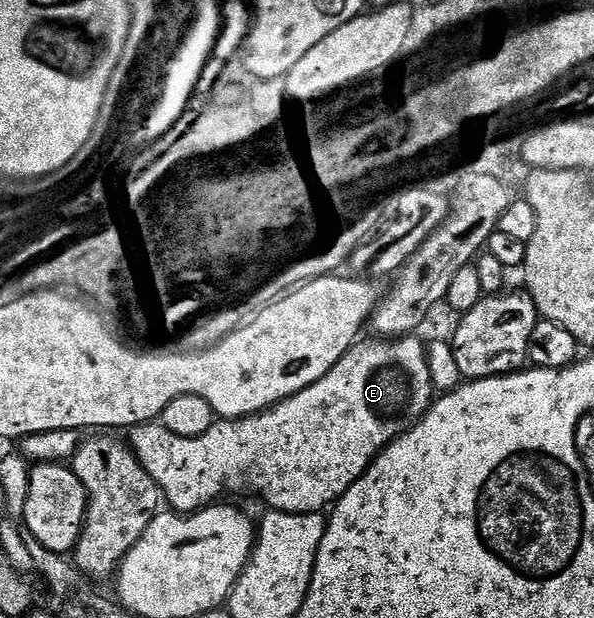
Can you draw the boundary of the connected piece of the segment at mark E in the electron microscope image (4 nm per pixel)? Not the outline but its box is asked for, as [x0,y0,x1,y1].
[127,337,435,515]

